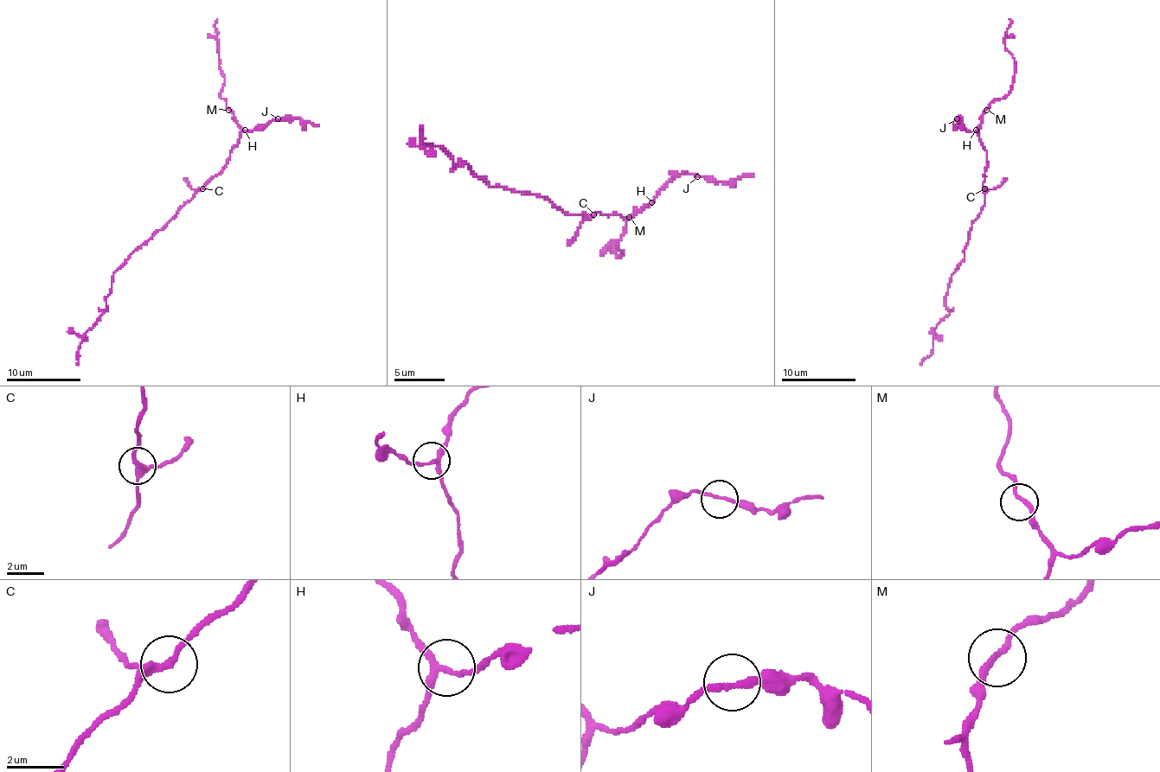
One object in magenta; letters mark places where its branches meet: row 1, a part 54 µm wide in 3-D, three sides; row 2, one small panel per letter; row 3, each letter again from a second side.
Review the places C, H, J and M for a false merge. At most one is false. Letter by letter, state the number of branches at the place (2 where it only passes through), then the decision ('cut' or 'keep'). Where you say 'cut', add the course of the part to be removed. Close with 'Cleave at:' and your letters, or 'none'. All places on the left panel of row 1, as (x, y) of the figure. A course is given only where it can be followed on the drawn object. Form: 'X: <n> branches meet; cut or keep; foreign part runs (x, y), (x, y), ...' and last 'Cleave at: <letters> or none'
C: 3 branches meet; keep
H: 3 branches meet; keep
J: 2 branches meet; keep
M: 2 branches meet; keep
Cleave at: none

